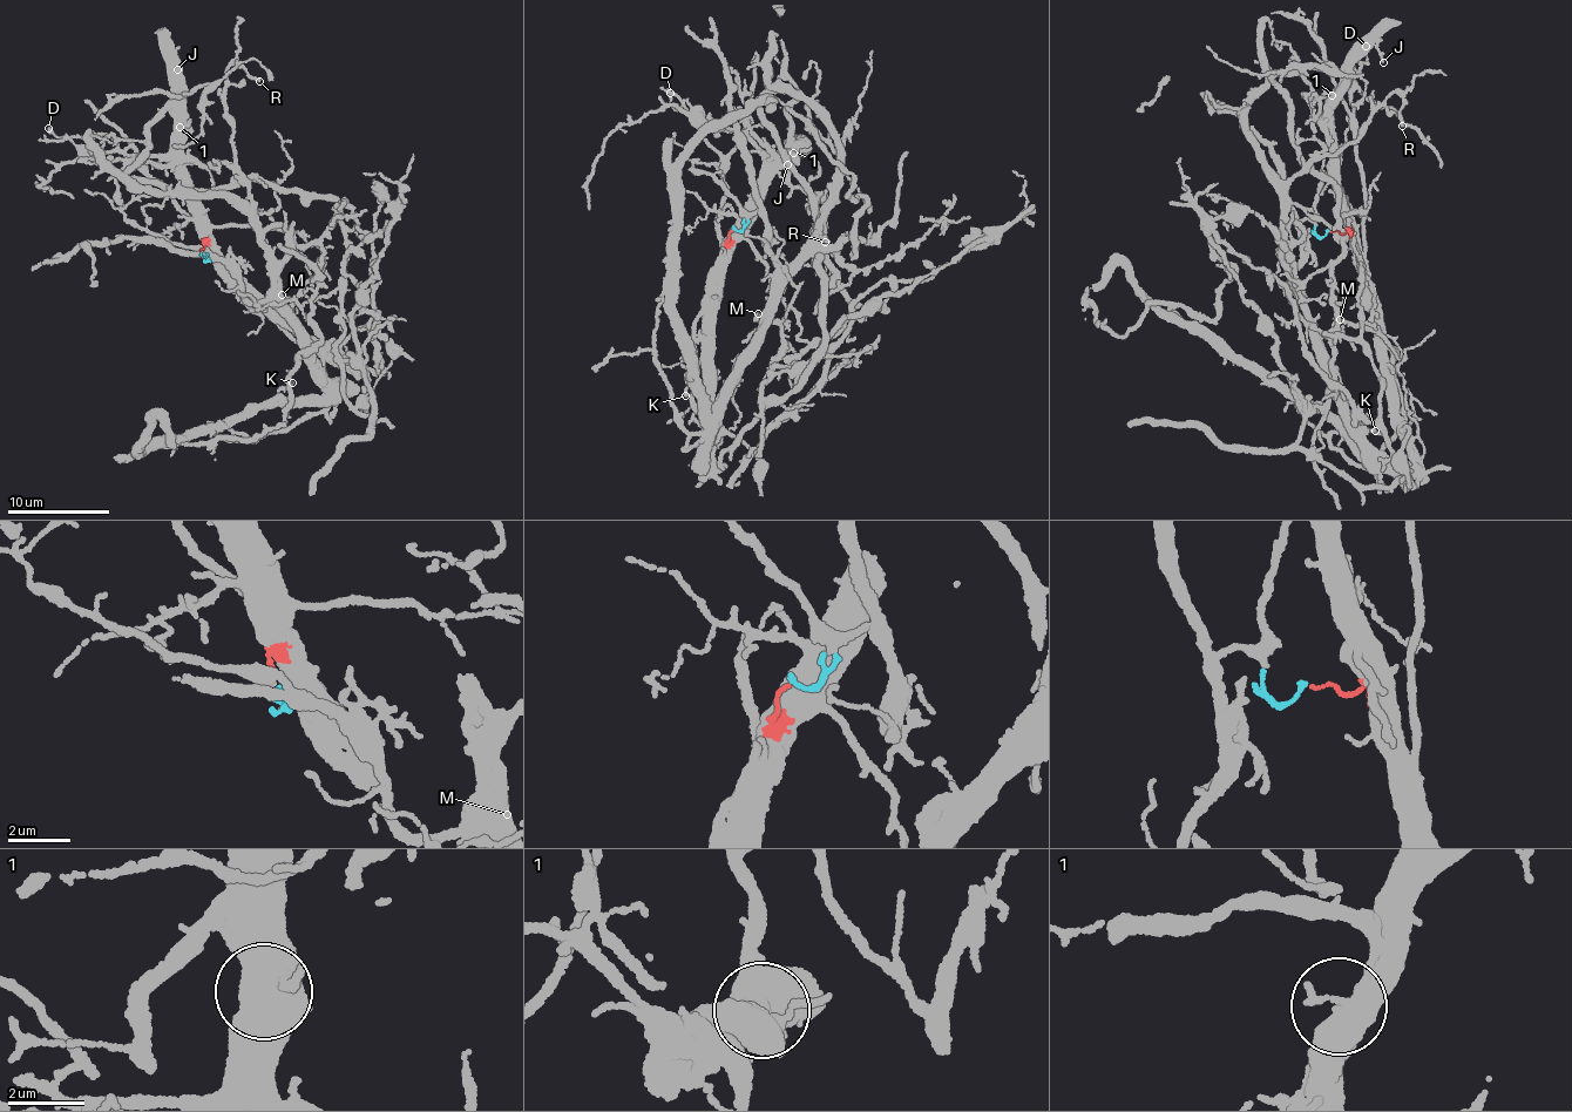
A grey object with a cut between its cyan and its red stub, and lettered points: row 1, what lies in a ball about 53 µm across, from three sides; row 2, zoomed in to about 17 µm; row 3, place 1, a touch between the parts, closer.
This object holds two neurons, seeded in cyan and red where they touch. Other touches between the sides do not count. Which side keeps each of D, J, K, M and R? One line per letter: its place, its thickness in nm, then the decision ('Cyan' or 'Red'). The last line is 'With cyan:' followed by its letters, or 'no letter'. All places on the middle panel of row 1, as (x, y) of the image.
D: Place: (670, 93). Thickness 170 nm. Red
J: Place: (787, 164). Thickness 150 nm. Red
K: Place: (685, 395). Thickness 170 nm. Cyan
M: Place: (758, 313). Thickness 140 nm. Cyan
R: Place: (825, 242). Thickness 160 nm. Cyan
With cyan: K, M, R

